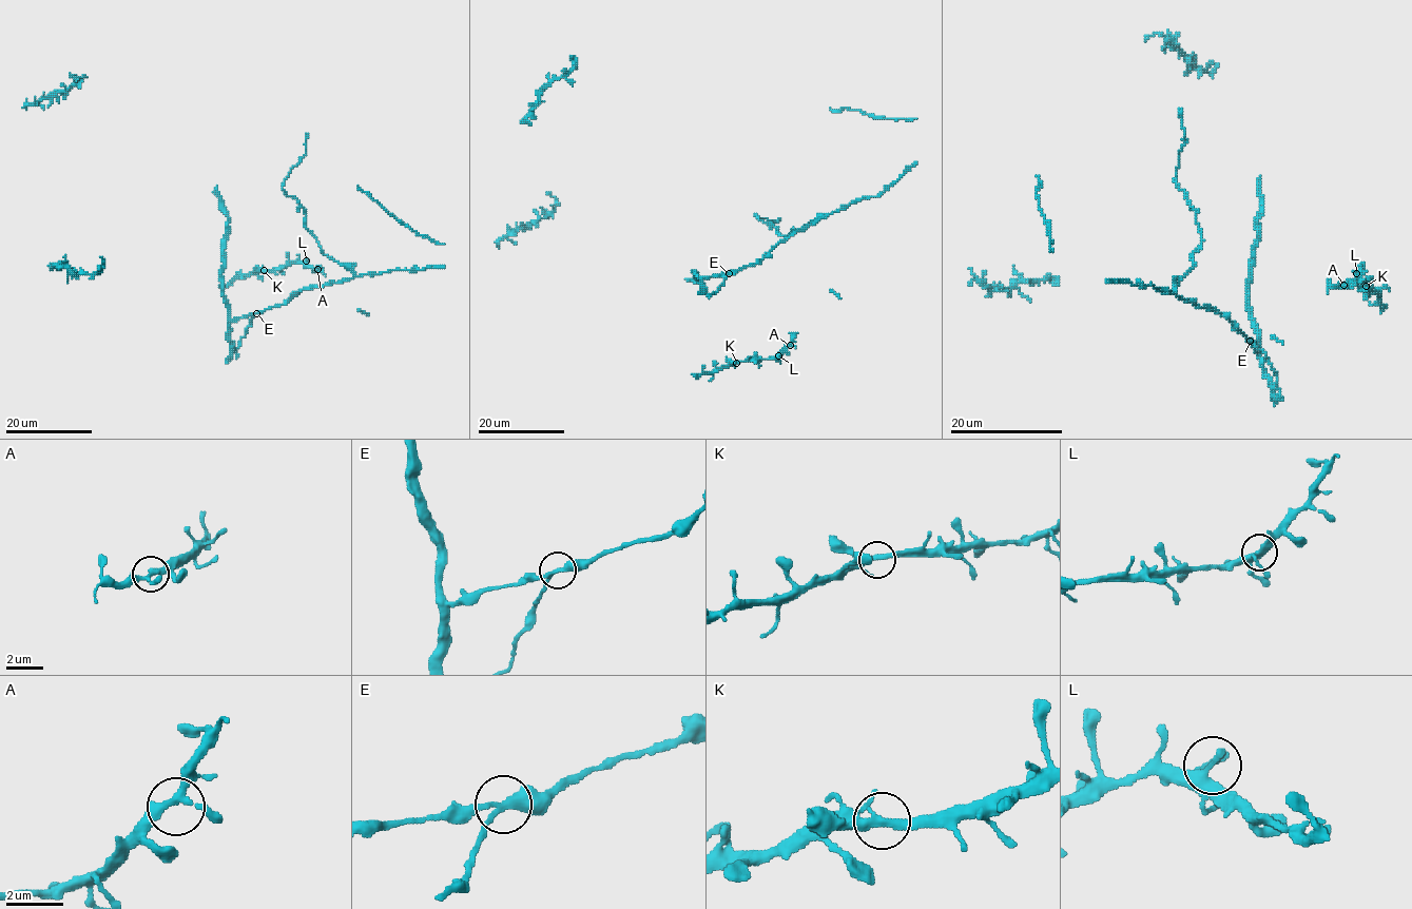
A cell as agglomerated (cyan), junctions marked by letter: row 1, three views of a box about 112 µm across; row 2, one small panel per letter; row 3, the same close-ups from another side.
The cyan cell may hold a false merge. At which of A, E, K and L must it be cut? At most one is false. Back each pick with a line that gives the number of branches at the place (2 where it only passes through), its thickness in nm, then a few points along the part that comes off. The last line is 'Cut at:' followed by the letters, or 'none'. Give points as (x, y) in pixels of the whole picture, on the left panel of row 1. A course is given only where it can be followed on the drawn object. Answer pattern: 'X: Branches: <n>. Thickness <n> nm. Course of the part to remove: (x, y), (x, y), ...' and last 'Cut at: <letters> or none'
E: Branches: 3. Thickness 280 nm
Cut at: E

